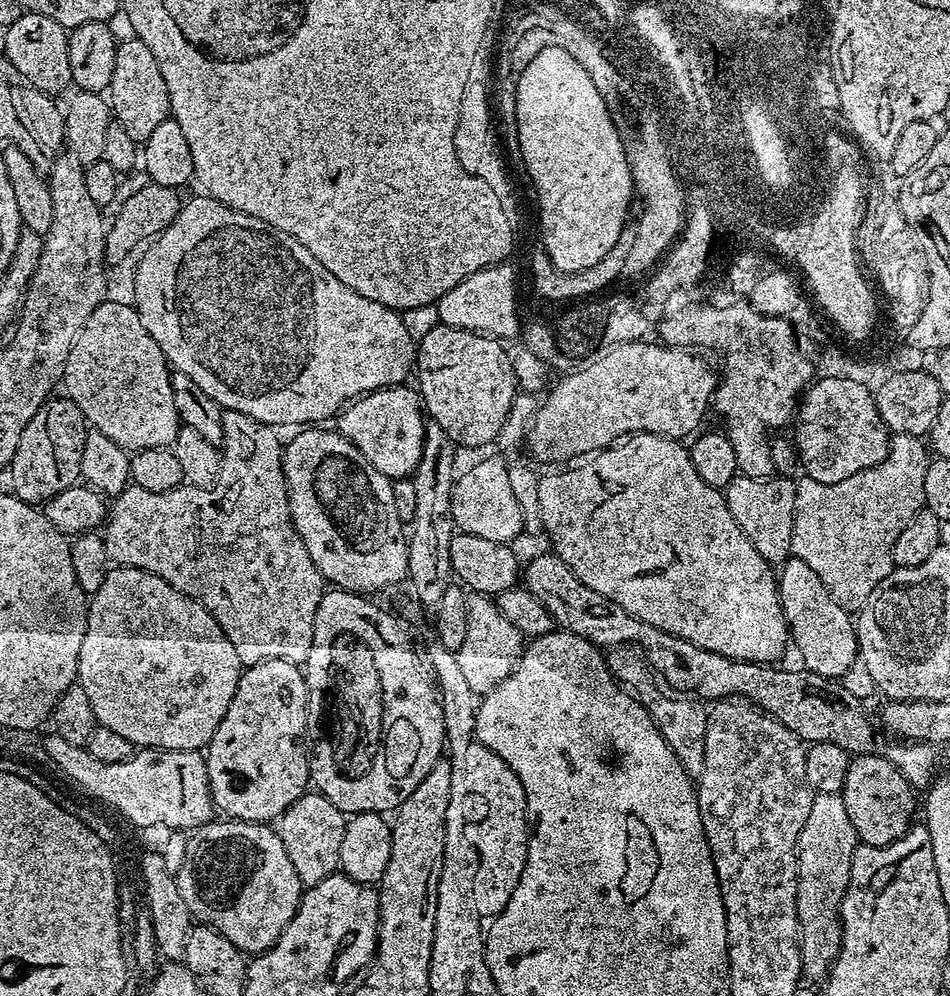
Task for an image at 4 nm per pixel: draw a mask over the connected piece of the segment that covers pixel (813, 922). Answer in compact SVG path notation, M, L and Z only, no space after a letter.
M813 795L810 814L802 826L800 836L796 839L798 861L796 915L800 922L802 972L805 977L827 976L830 962L836 959L836 950L840 946L840 928L837 917L834 915L838 908L836 879L839 876L841 879L842 869L854 847L853 836L854 833L840 795Z

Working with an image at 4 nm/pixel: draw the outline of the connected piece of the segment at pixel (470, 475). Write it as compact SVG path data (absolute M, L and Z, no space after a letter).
M480 460L473 468L455 477L450 494L449 514L453 525L466 534L487 538L490 542L511 545L524 522L525 511L514 496L508 481L506 464L500 460Z

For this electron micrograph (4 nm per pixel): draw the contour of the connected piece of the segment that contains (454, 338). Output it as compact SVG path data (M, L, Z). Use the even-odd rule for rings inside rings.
M441 323L416 344L414 380L416 376L415 383L418 385L422 407L427 419L440 427L453 445L480 448L491 440L495 441L503 430L518 387L517 380L512 374L509 353L504 353L504 348L500 344L503 343L499 339L484 336L480 332L462 330Z

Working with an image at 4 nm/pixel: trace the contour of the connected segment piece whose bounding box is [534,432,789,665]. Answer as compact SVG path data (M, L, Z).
M637 432L625 439L623 442L613 443L611 446L589 455L587 459L580 464L577 468L568 468L565 472L552 472L549 476L540 476L536 485L536 499L534 503L535 510L540 511L540 524L544 527L544 532L548 535L548 540L552 543L551 551L560 557L561 562L573 573L580 581L586 586L590 586L590 590L594 590L598 594L602 594L606 598L613 600L618 606L622 606L622 610L626 610L626 614L630 614L634 618L638 618L642 622L646 622L650 626L654 626L658 630L662 630L666 634L674 634L678 638L682 638L686 642L690 642L694 646L698 646L702 650L710 650L714 654L722 654L731 660L745 660L748 664L767 664L771 665L772 660L776 660L784 652L784 644L786 648L786 641L789 639L788 629L784 627L784 615L780 612L780 599L776 593L776 582L773 573L770 571L770 566L762 558L762 554L758 554L758 550L754 550L754 546L750 546L750 538L746 538L746 534L742 534L742 530L736 527L734 518L730 514L730 510L724 501L724 493L721 489L712 488L706 482L701 480L698 472L692 466L689 458L689 451L685 445L678 440L668 440L664 436L655 436L654 434L646 434L645 432Z

